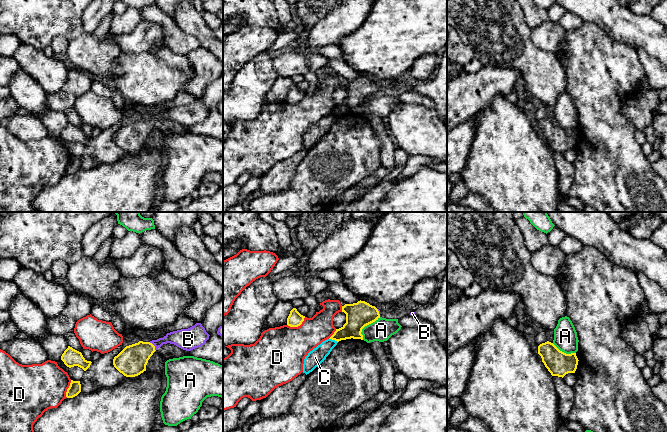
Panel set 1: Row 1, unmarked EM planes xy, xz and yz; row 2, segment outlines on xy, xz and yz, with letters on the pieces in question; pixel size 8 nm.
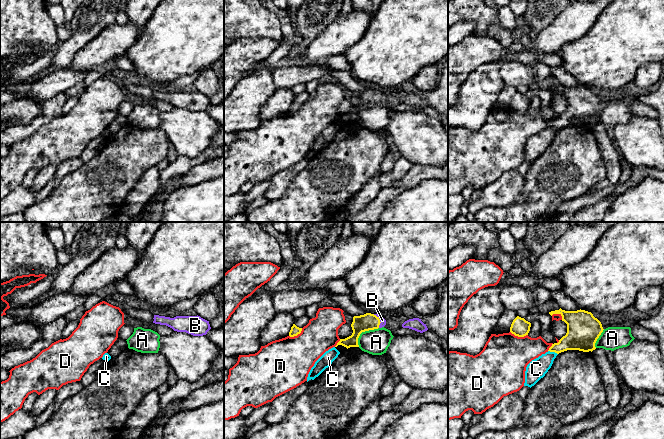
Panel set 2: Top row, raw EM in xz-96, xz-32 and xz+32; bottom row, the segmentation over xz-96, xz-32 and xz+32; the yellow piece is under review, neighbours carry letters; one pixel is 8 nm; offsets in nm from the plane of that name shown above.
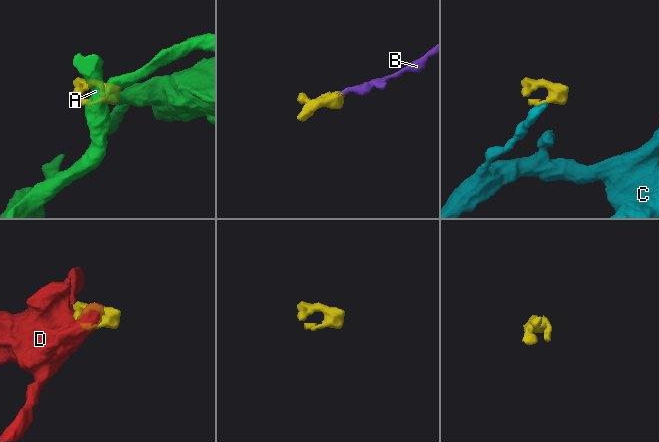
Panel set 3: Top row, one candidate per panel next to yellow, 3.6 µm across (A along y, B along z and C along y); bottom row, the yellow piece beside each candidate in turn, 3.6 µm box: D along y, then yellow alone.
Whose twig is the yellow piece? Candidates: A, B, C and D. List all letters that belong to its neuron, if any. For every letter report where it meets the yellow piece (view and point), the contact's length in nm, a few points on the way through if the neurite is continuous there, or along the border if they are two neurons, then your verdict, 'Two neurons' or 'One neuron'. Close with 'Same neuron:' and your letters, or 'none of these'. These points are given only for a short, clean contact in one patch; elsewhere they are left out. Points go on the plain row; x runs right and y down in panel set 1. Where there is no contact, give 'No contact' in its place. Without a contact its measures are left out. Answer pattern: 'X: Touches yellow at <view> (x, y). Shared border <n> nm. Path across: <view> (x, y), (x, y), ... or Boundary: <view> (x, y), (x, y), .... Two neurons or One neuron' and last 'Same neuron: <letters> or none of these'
A: Touches yellow at xz (366, 101). Shared border 240 nm. Boundary: xz (380, 93), (362, 105), (362, 115). Two neurons
B: Touches yellow at xy (154, 122). Shared border 90 nm. Path across: xy (132, 136), (142, 127), (154, 122), (169, 114), (184, 114). One neuron
C: Touches yellow at xz (333, 115). Shared border 80 nm. Boundary: xz (329, 114), (337, 118). Two neurons
D: Touches yellow at xz (297, 102). Shared border 170 nm. Two neurons
Same neuron: B

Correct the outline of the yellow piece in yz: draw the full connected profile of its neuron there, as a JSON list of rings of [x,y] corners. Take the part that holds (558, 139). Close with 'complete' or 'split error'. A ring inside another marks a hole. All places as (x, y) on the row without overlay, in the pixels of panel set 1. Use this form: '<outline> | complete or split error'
[[[549,117],[538,122],[538,130],[552,152],[563,154],[568,149],[575,149],[577,145],[579,136],[576,129],[566,130]]] | complete

